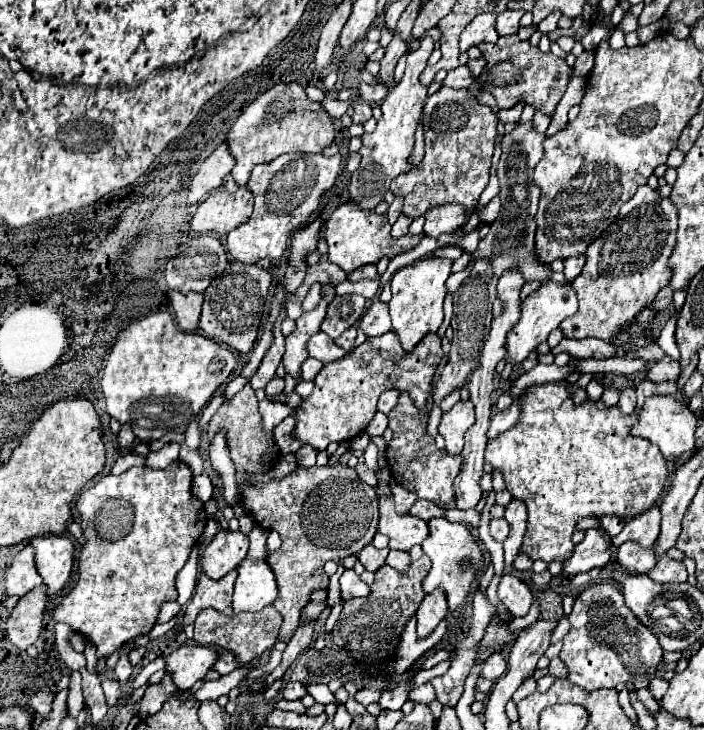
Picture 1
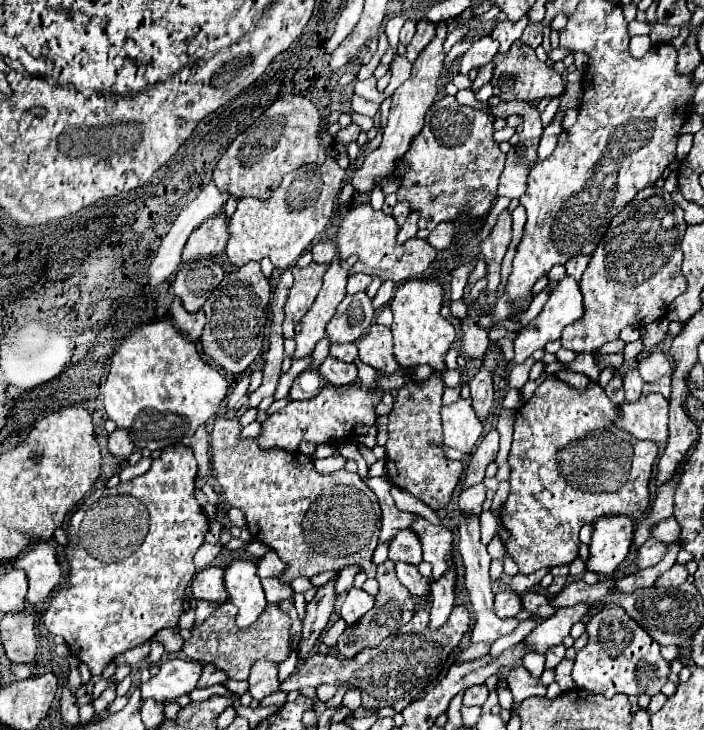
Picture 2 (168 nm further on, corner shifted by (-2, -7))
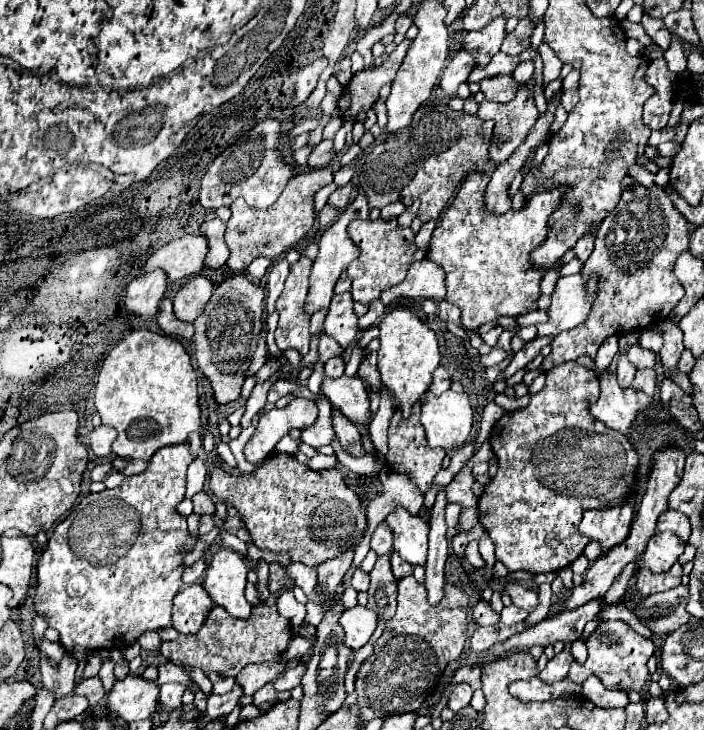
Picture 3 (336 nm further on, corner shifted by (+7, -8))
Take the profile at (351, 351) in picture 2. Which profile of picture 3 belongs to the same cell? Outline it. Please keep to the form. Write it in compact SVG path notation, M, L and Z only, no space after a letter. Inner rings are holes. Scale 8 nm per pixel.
M334 356L330 358L326 364L324 364L324 370L326 370L326 376L342 376L344 374L344 360L342 356Z

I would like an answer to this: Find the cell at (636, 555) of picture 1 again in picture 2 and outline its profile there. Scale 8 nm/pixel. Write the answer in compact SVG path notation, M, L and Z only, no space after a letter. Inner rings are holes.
M651 539L651 541L645 543L645 545L641 547L641 551L637 553L635 565L637 565L639 569L653 567L653 565L657 565L657 563L663 559L663 555L667 553L667 549L669 549L669 545L661 543L661 541L657 541L657 539Z

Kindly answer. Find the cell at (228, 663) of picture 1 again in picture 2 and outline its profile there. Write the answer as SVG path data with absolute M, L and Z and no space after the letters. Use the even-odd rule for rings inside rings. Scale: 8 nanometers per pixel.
M203 665L203 673L197 681L197 687L205 689L205 687L211 687L211 685L219 685L223 681L227 681L227 675L223 671L217 671L213 665Z

